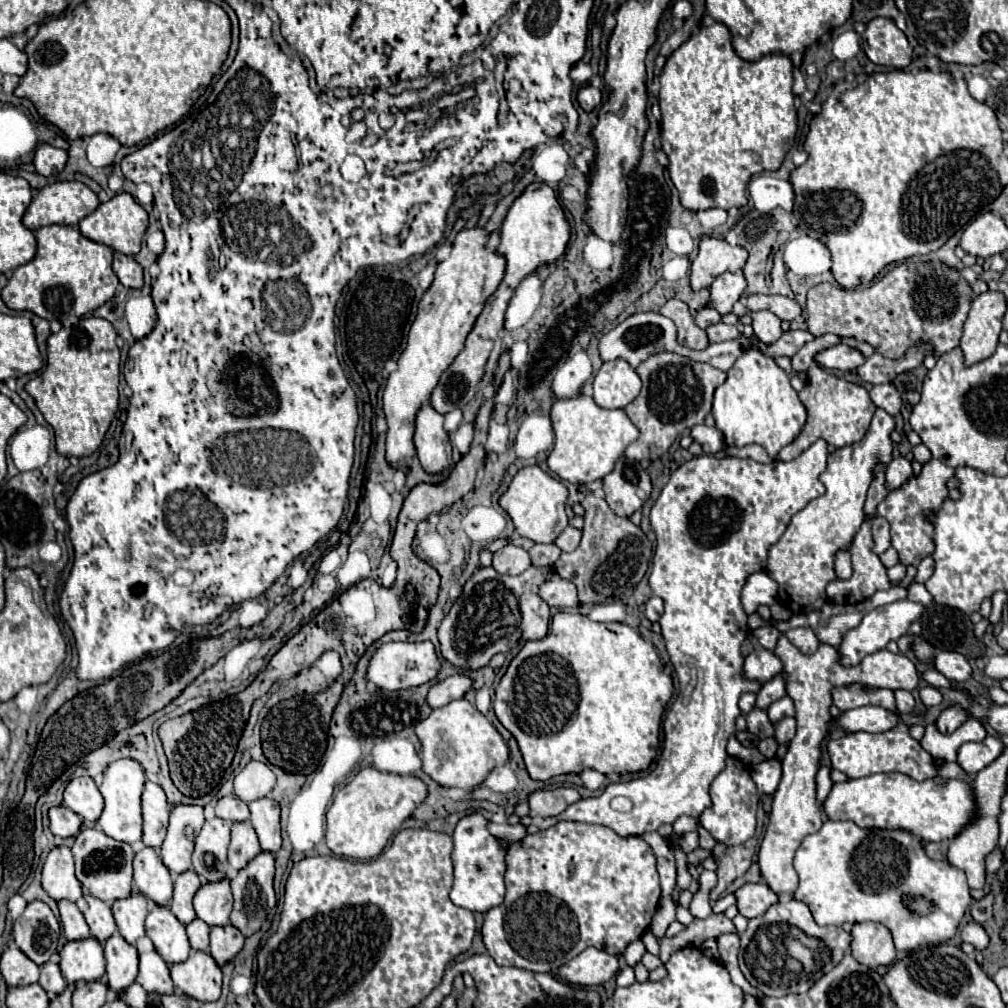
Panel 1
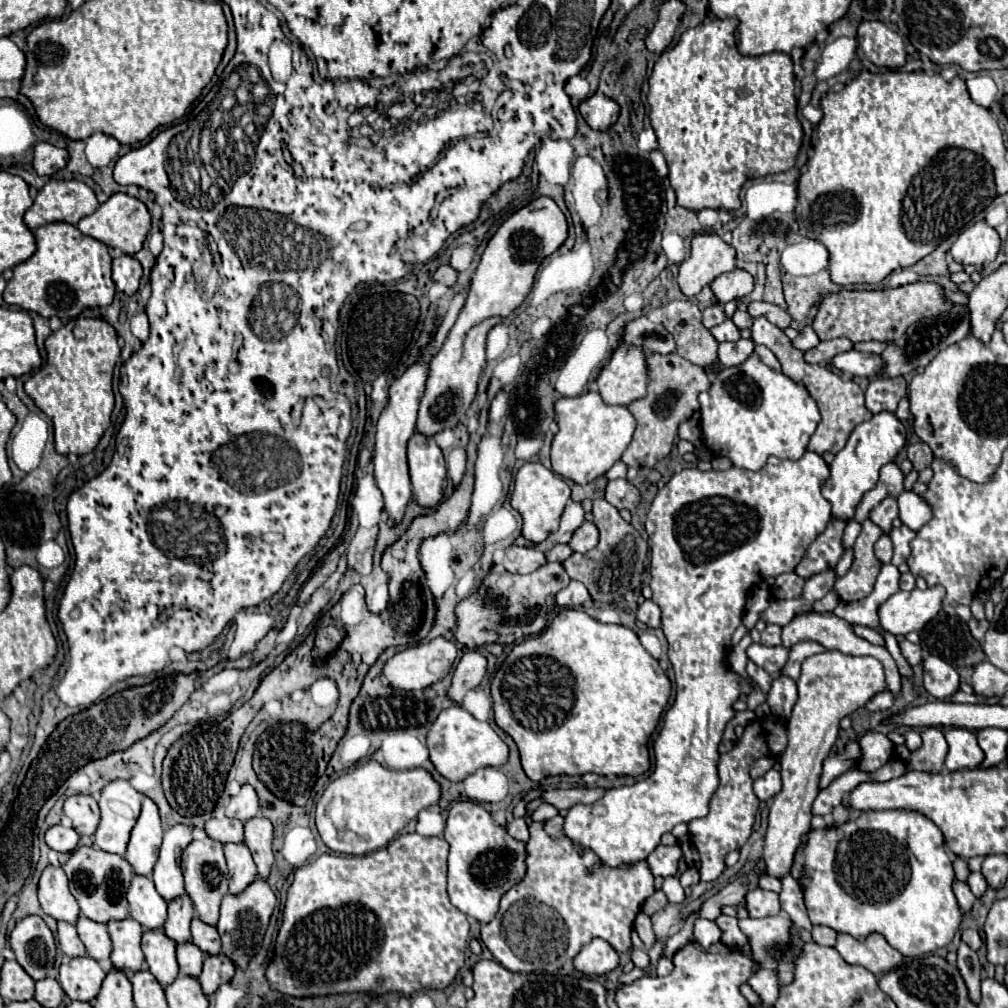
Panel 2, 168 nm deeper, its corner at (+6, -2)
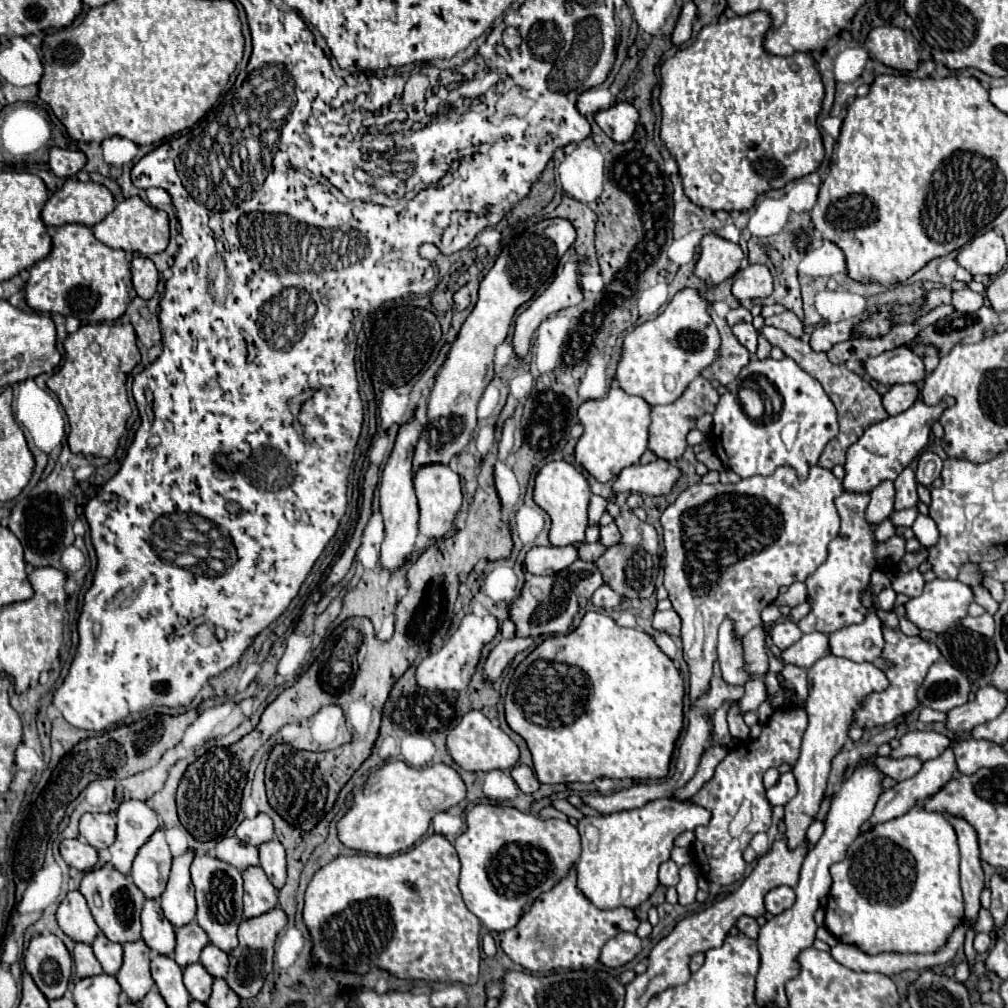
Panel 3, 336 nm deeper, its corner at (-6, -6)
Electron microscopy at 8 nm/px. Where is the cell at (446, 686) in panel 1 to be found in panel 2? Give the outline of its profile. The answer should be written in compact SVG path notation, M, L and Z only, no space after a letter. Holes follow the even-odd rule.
M466 651L464 657L460 659L460 663L456 665L454 669L454 677L452 677L452 687L448 691L448 695L454 699L454 701L462 701L464 695L478 687L482 677L486 675L486 657L480 653L480 651Z

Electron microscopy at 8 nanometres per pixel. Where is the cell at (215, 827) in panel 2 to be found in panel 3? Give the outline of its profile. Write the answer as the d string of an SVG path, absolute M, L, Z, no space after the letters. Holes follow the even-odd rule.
M224 837L216 843L216 857L228 861L236 869L246 869L248 865L258 865L258 849L254 845L244 845L236 837Z

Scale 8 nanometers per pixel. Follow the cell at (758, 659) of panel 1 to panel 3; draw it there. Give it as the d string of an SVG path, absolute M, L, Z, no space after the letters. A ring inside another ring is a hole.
M808 633L808 635L802 635L792 647L782 651L782 661L786 665L798 665L808 669L826 653L828 653L828 635Z

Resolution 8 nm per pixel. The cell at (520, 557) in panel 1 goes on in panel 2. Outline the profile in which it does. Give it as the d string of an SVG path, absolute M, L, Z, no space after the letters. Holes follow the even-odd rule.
M518 545L508 547L502 561L504 569L510 573L532 573L544 563L546 563L546 555L542 551L530 547L518 547Z

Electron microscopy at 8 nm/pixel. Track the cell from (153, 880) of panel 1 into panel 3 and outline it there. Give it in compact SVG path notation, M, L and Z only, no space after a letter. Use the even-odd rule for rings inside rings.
M146 899L142 909L142 939L146 945L162 955L170 955L174 951L174 927L164 921L164 913L160 909L158 899Z

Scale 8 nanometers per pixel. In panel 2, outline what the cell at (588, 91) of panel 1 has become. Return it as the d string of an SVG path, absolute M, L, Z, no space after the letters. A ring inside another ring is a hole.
M594 93L592 97L588 97L586 101L580 103L578 111L592 129L604 131L604 129L608 129L610 125L614 125L618 121L620 105L614 99L606 97L606 95Z

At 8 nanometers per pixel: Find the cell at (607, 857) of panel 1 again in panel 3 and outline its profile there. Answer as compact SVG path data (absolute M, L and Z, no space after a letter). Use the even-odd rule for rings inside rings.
M570 867L568 875L562 877L548 893L542 893L530 907L528 913L524 913L518 921L516 927L508 929L502 933L500 947L502 951L518 965L532 973L548 973L552 969L582 969L582 967L592 967L598 961L602 945L610 939L616 937L616 933L636 933L640 921L634 915L634 909L628 907L616 907L616 909L596 909L584 893L580 893L578 883L576 883L576 869Z

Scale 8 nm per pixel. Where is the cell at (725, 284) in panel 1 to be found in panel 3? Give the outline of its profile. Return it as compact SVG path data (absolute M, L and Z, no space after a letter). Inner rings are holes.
M748 265L746 269L740 269L734 277L732 295L742 299L756 299L756 297L768 297L772 293L772 275L768 267L764 265Z

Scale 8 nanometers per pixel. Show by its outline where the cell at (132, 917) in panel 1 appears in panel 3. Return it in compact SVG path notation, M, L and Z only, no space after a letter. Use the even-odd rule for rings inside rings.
M132 941L124 947L124 963L116 973L116 981L120 983L126 997L138 1003L150 989L154 989L154 981L150 975L150 949L144 941Z

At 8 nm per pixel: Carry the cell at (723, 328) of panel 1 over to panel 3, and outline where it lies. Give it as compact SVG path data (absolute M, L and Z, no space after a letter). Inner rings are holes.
M736 323L732 327L732 333L750 351L750 355L756 353L756 337L758 337L758 331L752 327L752 323Z

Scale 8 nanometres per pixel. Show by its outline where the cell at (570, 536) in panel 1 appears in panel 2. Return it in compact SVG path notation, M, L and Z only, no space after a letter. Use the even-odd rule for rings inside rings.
M586 521L586 523L572 535L572 541L570 541L568 545L572 545L572 549L578 551L578 553L586 553L586 551L590 551L590 549L594 549L594 547L598 545L598 539L600 539L598 527L596 527L594 523Z

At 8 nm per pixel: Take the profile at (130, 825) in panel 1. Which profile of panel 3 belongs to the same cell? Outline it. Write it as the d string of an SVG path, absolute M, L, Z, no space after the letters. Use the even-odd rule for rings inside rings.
M138 799L122 801L116 815L118 815L116 841L108 847L108 851L112 855L112 865L122 873L130 873L136 851L160 827L160 821L156 811L148 807L148 803Z

